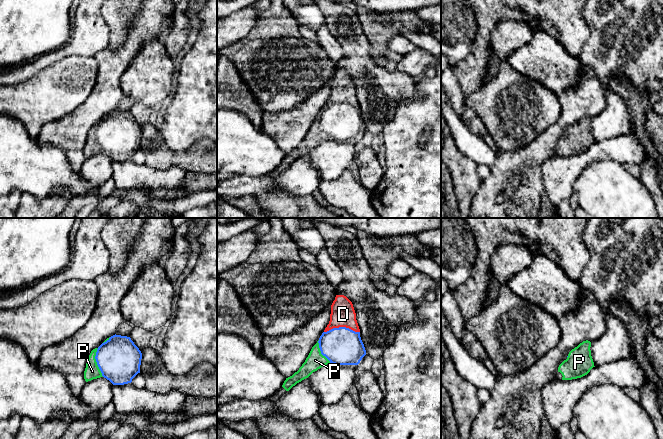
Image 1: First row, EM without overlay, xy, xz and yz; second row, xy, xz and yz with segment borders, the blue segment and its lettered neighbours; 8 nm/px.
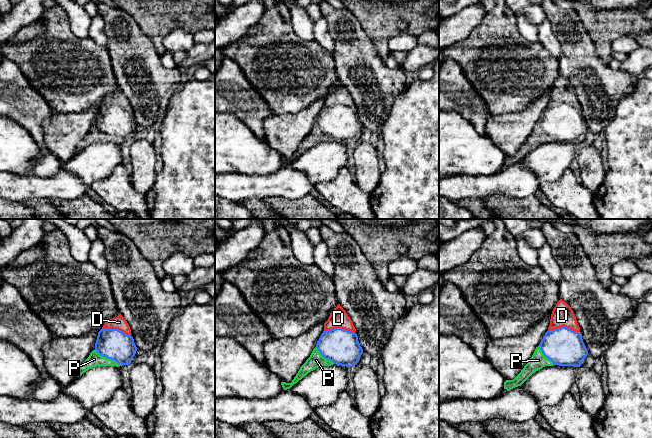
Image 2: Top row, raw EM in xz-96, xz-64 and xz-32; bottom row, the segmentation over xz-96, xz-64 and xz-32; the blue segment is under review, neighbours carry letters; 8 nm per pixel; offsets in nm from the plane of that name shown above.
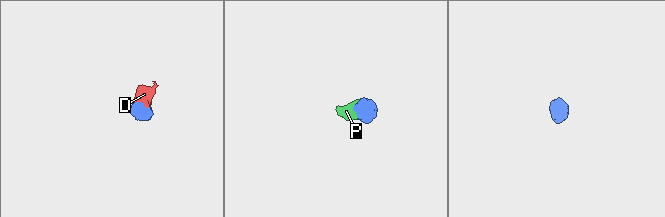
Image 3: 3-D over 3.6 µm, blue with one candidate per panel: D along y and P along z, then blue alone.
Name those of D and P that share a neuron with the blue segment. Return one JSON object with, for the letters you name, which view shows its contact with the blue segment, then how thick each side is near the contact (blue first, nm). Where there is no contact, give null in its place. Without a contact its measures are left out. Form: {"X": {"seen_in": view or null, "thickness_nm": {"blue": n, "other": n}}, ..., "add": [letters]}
{"D": {"seen_in": "xz", "thickness_nm": {"blue": 300, "other": 190}}, "P": {"seen_in": "xy", "thickness_nm": {"blue": 340, "other": 120}}, "add": ["D", "P"]}

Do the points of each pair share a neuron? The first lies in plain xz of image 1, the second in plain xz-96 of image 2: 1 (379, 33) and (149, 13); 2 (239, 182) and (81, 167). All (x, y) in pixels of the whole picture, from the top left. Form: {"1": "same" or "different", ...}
{"1": "same", "2": "different"}

